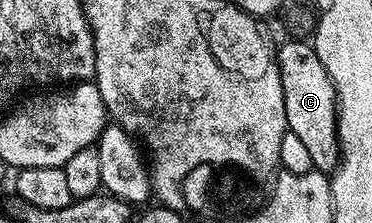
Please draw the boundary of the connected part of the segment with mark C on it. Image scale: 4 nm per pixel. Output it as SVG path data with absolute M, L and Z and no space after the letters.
M292 37L289 43L279 45L276 64L282 81L282 94L285 102L286 121L291 138L296 138L304 146L308 159L317 171L331 173L340 163L340 142L336 128L336 90L326 65L318 61L318 53L311 42L300 37Z

